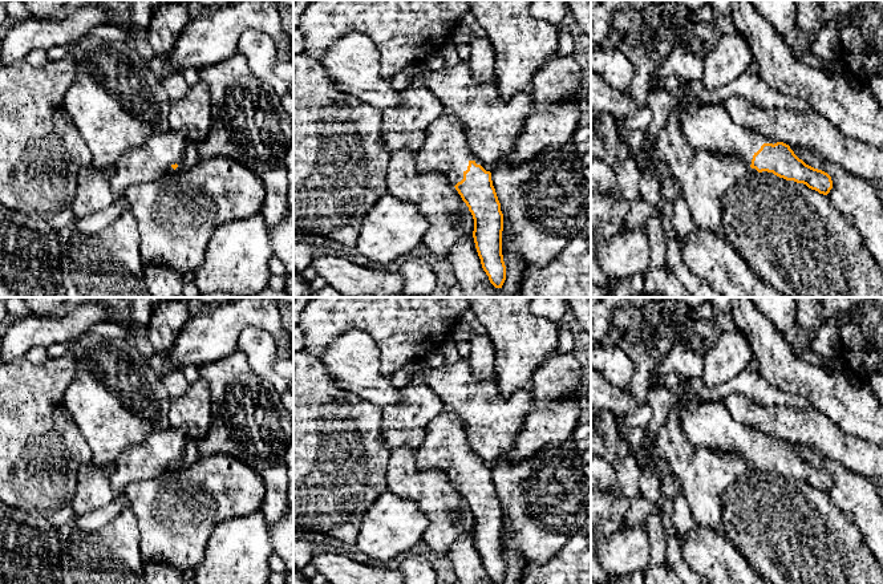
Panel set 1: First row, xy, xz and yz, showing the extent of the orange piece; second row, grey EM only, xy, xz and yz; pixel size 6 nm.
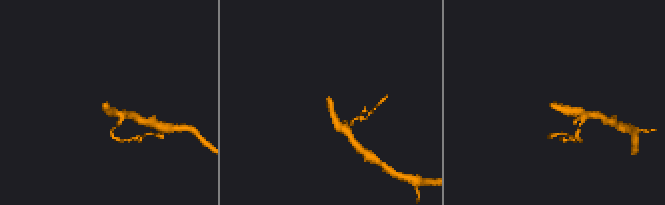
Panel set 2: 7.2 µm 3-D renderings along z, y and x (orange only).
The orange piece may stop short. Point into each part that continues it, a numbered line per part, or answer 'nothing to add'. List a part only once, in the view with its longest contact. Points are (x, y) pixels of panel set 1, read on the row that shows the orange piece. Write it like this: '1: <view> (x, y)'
1: xz (445, 151)

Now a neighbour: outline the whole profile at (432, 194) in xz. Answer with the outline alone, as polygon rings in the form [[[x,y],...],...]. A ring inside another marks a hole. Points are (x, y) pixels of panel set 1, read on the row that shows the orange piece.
[[[398,150],[389,154],[388,194],[410,202],[425,216],[429,227],[422,239],[433,255],[449,260],[451,248],[474,231],[469,207],[451,182],[437,173],[420,173],[416,153]]]

